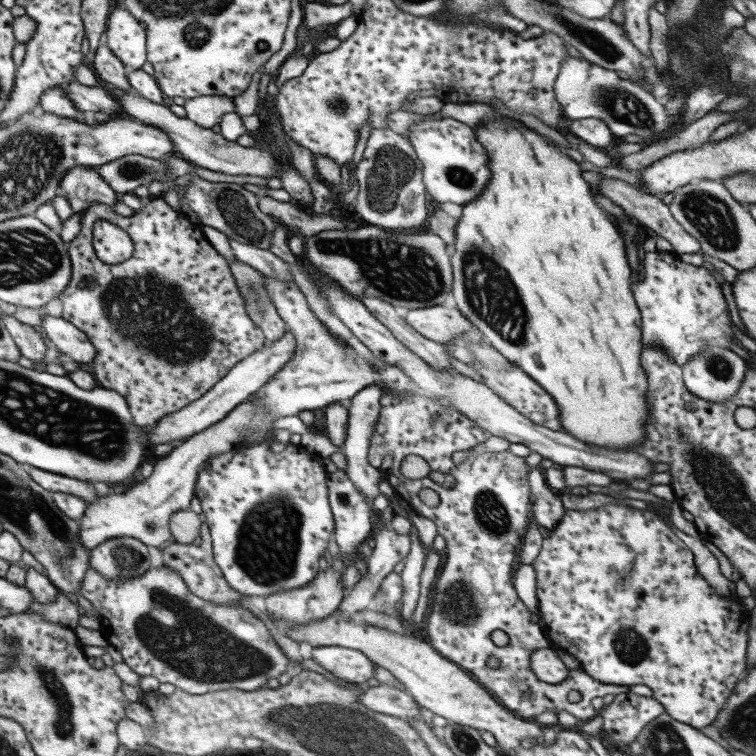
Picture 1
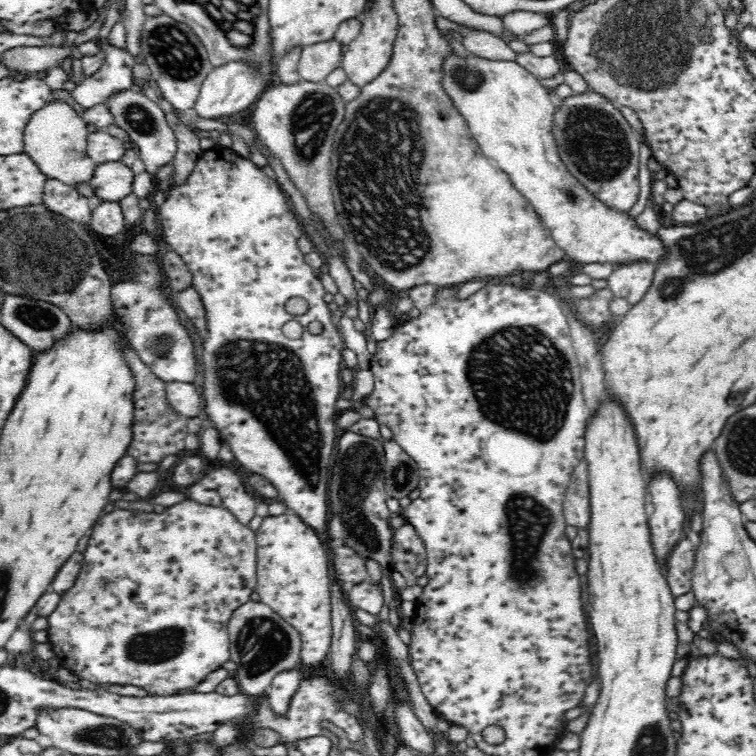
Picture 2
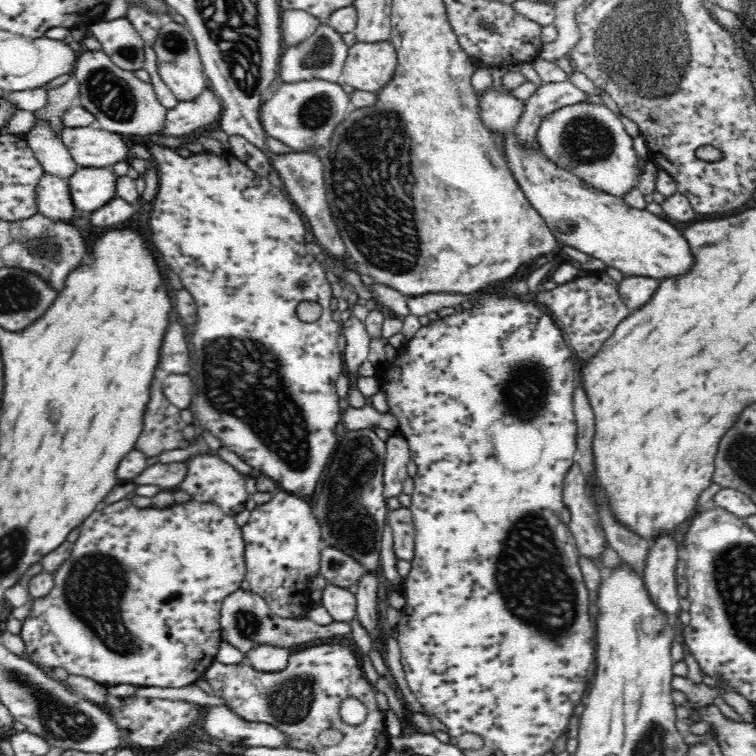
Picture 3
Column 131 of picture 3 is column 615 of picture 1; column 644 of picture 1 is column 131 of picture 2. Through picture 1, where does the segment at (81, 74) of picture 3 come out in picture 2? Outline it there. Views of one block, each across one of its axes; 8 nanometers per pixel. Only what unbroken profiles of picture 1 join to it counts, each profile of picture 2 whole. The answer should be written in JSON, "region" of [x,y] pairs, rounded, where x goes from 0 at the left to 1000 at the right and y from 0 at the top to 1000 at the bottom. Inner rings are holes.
{"region":[[[167,119],[167,122],[148,127],[140,138],[151,152],[149,164],[167,172],[184,209],[190,213],[193,229],[208,242],[210,224],[225,218],[234,200],[234,183],[217,156],[217,147],[192,126],[180,124],[175,119]]]}

